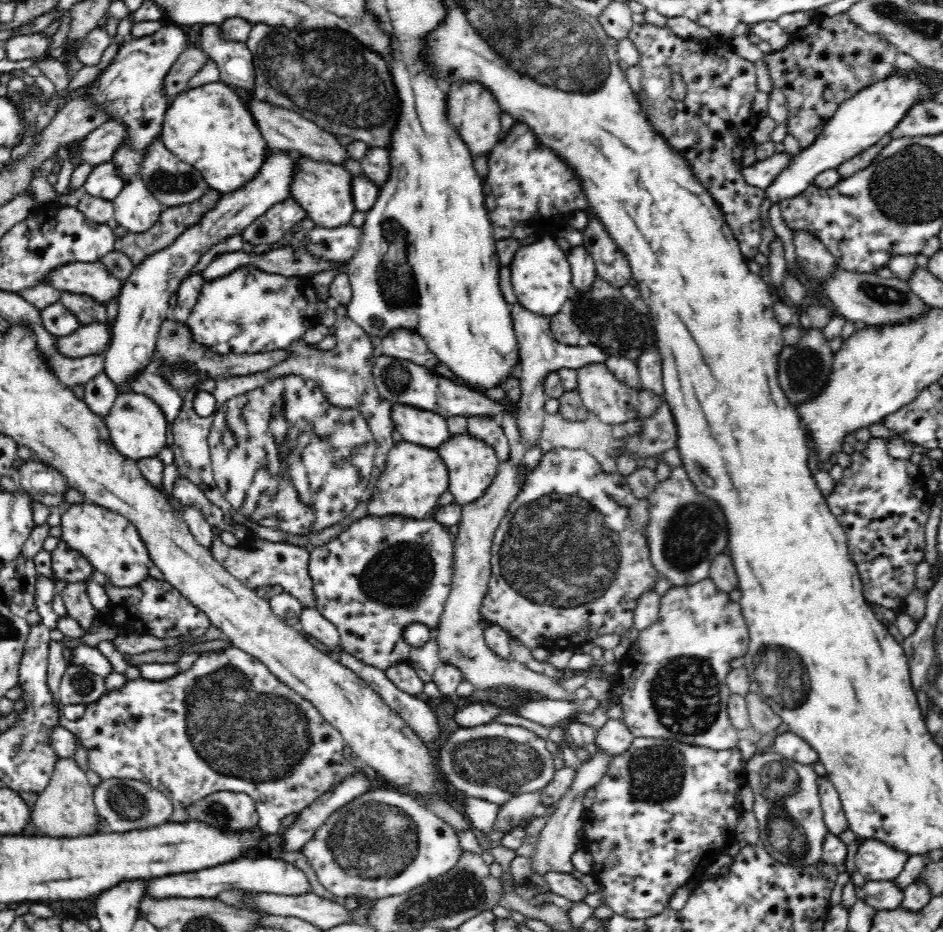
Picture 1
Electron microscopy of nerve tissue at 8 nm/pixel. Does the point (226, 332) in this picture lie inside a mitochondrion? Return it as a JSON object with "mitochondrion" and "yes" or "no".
{"mitochondrion":"no"}

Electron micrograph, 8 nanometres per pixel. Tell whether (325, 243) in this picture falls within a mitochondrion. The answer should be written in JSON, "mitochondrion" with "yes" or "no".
{"mitochondrion":"yes"}

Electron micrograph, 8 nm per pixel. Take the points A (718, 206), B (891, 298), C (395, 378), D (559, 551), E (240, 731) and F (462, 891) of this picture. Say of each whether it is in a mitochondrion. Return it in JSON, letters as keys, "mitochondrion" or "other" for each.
{"A":"other","B":"mitochondrion","C":"mitochondrion","D":"mitochondrion","E":"mitochondrion","F":"mitochondrion"}

